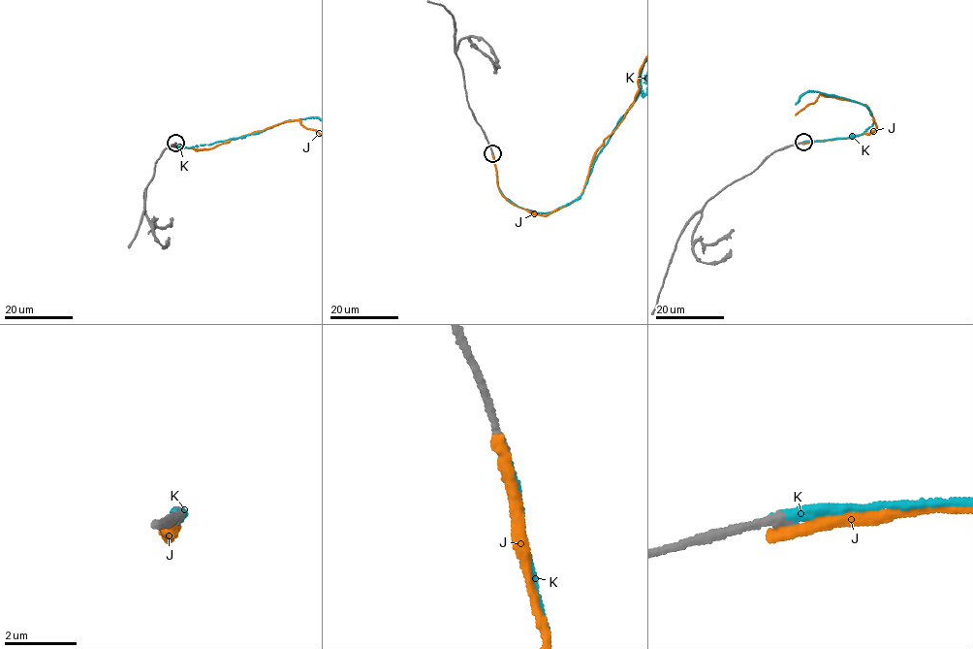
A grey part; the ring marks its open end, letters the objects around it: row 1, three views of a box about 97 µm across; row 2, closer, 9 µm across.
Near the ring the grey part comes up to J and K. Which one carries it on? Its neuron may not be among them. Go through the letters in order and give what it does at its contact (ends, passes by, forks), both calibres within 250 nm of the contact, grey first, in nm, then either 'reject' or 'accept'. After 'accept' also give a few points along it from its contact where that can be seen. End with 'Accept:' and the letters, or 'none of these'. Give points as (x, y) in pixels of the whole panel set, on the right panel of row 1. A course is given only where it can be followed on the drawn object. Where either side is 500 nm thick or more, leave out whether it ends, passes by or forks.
J: it ends | 260/360 nm | reject
K: it ends | 260/320 nm | accept
Accept: K

